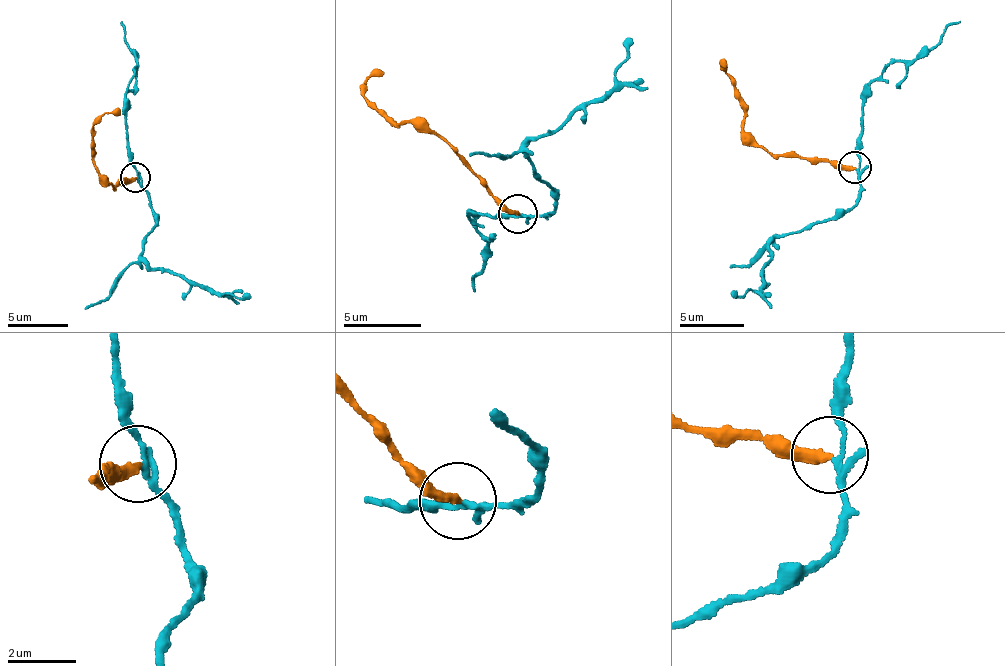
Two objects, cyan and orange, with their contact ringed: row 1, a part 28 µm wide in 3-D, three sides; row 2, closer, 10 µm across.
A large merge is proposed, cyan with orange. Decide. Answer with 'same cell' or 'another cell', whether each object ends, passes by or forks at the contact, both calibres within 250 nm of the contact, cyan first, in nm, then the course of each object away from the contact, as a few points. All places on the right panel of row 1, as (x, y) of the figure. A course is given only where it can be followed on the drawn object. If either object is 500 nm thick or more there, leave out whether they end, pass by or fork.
another cell; cyan forks; orange ends; calibres 130 and 280 nm; course cyan (856, 168), (859, 182), (851, 207), (778, 239), (770, 248), (773, 251), (758, 289), (742, 295), (732, 290); course orange (855, 168), (774, 156), (744, 128), (746, 102), (723, 60)

